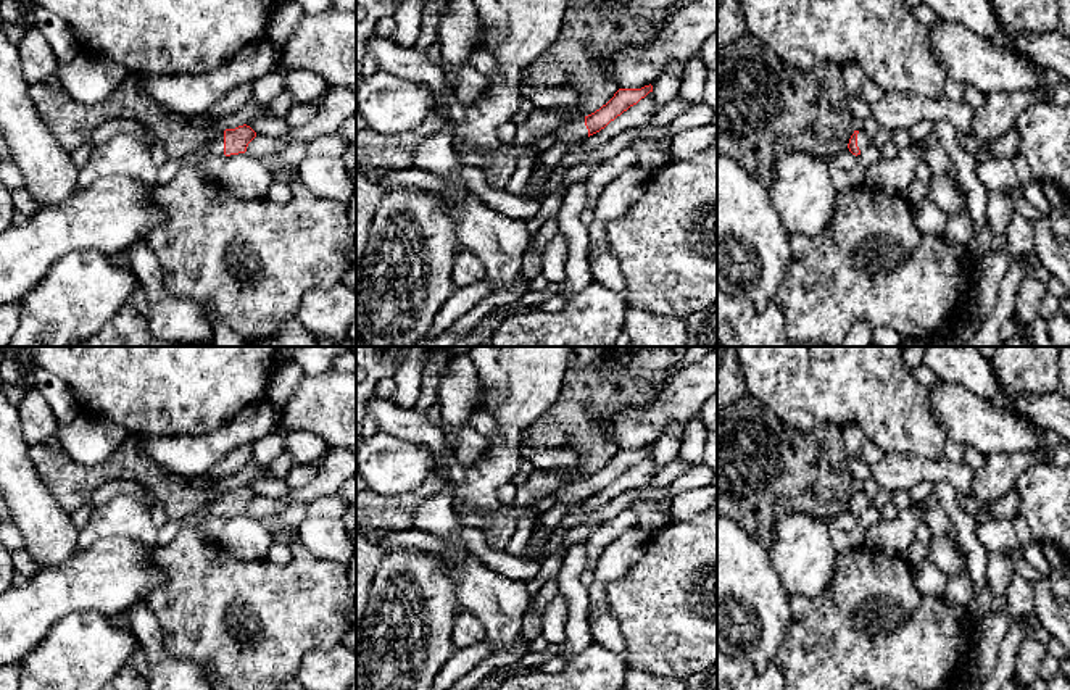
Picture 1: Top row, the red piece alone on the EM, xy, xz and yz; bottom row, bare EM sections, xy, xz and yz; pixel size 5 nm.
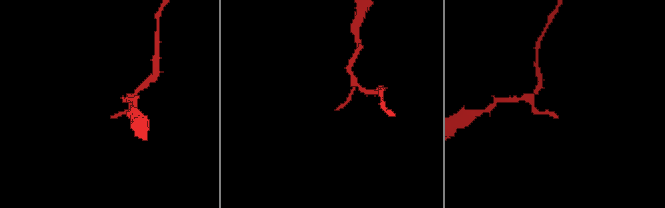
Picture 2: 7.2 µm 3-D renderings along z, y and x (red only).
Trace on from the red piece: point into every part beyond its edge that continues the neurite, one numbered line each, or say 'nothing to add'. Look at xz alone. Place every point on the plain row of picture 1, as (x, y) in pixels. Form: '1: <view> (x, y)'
1: xz (576, 492)

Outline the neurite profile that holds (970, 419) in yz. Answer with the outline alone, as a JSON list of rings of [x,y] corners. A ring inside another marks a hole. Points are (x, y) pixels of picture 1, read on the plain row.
[[[939,382],[928,387],[928,392],[930,406],[949,440],[973,447],[985,456],[1030,451],[1041,443],[1033,422],[997,408],[989,398],[975,395],[960,384]]]

